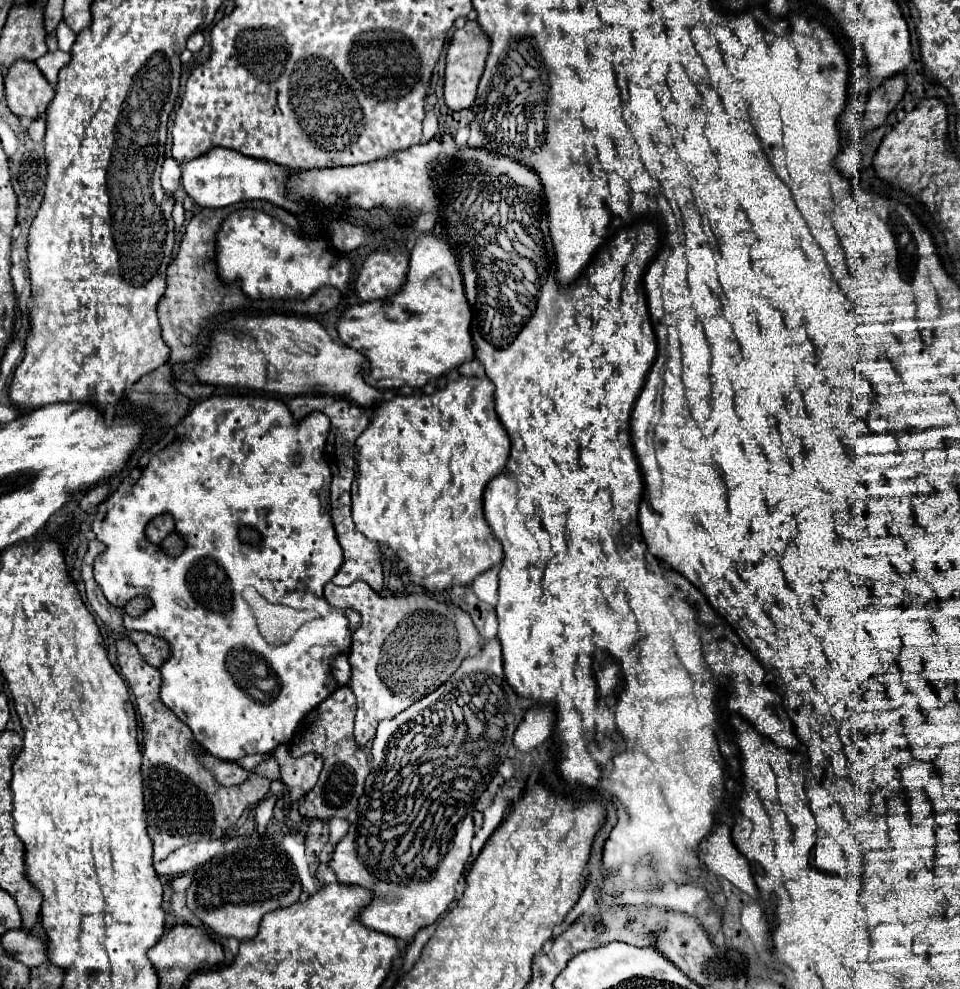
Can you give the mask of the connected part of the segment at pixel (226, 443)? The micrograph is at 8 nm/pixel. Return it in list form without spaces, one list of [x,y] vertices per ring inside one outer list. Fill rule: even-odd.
[[[233,395],[211,397],[211,399],[195,405],[195,409],[183,419],[183,423],[177,427],[177,439],[171,445],[167,445],[163,451],[155,453],[153,457],[149,453],[149,455],[143,455],[139,459],[137,467],[131,469],[123,477],[123,481],[119,483],[119,487],[113,491],[113,495],[107,497],[99,505],[99,509],[95,513],[95,519],[91,523],[91,529],[93,529],[95,537],[101,543],[105,543],[105,551],[95,559],[95,581],[99,583],[105,599],[113,607],[125,607],[127,601],[133,599],[133,597],[137,597],[137,595],[151,597],[153,607],[147,609],[139,617],[125,617],[123,625],[125,625],[127,631],[145,631],[145,633],[151,633],[155,637],[163,637],[171,645],[171,659],[169,659],[169,663],[165,663],[161,667],[161,677],[163,677],[163,683],[161,683],[161,701],[193,731],[195,739],[209,751],[209,755],[217,757],[217,759],[223,759],[223,761],[237,761],[237,759],[241,759],[245,755],[255,755],[255,753],[271,753],[275,747],[279,747],[283,743],[287,745],[291,741],[291,737],[293,737],[299,721],[311,709],[315,709],[323,699],[327,699],[331,695],[331,691],[337,689],[337,681],[335,681],[335,677],[331,673],[331,665],[333,665],[333,661],[335,661],[337,655],[347,653],[349,647],[351,647],[351,635],[353,635],[353,631],[349,629],[349,621],[347,621],[345,613],[341,609],[335,609],[333,605],[329,605],[325,601],[325,597],[323,597],[325,583],[329,583],[333,579],[333,575],[339,571],[339,567],[343,563],[343,551],[341,551],[341,545],[337,541],[333,521],[331,521],[331,515],[329,515],[331,469],[329,469],[329,465],[323,459],[323,449],[325,449],[327,433],[329,433],[329,419],[323,413],[319,413],[319,411],[311,413],[301,423],[295,423],[295,419],[293,419],[291,411],[287,409],[287,405],[283,401],[277,401],[277,399],[271,399],[271,397],[233,397]],[[163,513],[173,515],[173,519],[175,519],[175,533],[181,535],[183,541],[185,541],[185,549],[177,557],[165,555],[165,551],[159,545],[151,543],[145,537],[147,523],[151,519],[155,519],[157,515],[163,515]],[[241,527],[255,529],[261,535],[261,543],[259,545],[243,545],[243,541],[239,539],[239,529]],[[243,587],[255,587],[259,591],[259,595],[265,597],[269,603],[279,603],[279,605],[287,605],[287,607],[293,607],[293,609],[315,609],[315,611],[321,613],[321,619],[305,623],[295,633],[295,637],[291,639],[291,643],[271,647],[271,645],[263,643],[263,637],[261,637],[261,633],[257,629],[253,611],[241,599]]]

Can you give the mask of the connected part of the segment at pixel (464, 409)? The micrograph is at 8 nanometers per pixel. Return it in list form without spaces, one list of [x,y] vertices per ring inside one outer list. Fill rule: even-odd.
[[[459,377],[457,381],[449,381],[443,389],[439,389],[431,395],[397,395],[389,401],[381,401],[375,407],[373,421],[357,437],[359,475],[357,475],[357,495],[353,495],[353,521],[367,539],[389,545],[391,549],[397,551],[397,555],[405,563],[409,563],[409,575],[411,575],[413,583],[417,583],[429,591],[445,591],[451,585],[469,585],[477,575],[491,569],[495,563],[503,561],[501,543],[493,535],[493,531],[487,525],[485,515],[483,515],[483,489],[495,475],[499,475],[499,471],[503,471],[507,457],[509,457],[509,449],[511,449],[511,441],[493,407],[493,383],[489,381],[489,377]]]

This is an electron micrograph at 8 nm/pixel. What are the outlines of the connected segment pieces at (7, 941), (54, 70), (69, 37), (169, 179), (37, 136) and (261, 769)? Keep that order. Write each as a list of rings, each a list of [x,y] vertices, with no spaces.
[[[13,929],[1,935],[1,945],[7,953],[11,953],[27,967],[35,967],[37,963],[47,961],[47,947],[33,933],[27,933],[23,929]]]
[[[47,53],[43,57],[39,57],[35,61],[35,65],[39,67],[39,71],[45,75],[45,79],[55,87],[57,85],[57,73],[61,71],[61,67],[69,61],[69,55],[57,55],[57,53]]]
[[[65,21],[59,23],[55,35],[57,35],[57,41],[59,41],[59,49],[61,51],[71,51],[71,47],[75,43],[75,33],[69,29],[69,25]]]
[[[167,157],[163,163],[163,171],[161,171],[161,185],[165,187],[167,193],[175,193],[177,187],[181,185],[181,167],[173,157]]]
[[[39,117],[39,119],[31,121],[29,127],[27,127],[27,133],[29,133],[31,139],[35,139],[35,141],[43,141],[43,135],[45,135],[45,119]]]
[[[271,757],[271,759],[263,761],[261,765],[257,765],[253,773],[263,775],[263,777],[267,777],[267,779],[271,779],[271,781],[273,781],[273,779],[279,779],[279,765],[277,765],[275,757]]]

